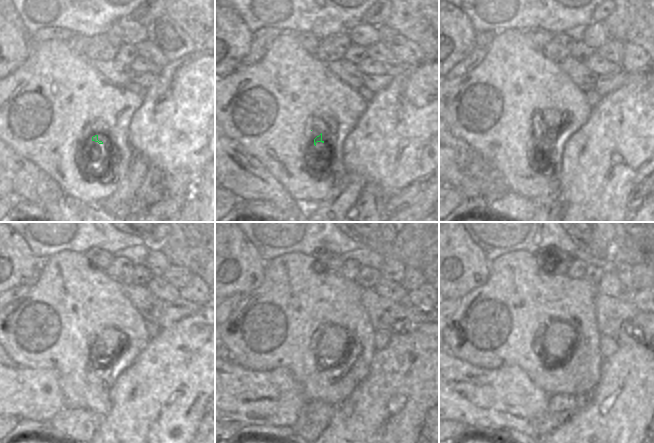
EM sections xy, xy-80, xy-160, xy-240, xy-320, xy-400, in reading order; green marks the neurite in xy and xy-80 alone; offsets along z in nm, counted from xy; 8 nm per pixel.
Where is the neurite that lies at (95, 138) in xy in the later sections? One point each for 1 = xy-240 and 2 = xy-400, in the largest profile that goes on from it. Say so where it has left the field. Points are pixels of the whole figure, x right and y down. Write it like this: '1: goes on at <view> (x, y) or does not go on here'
1: goes on at xy-240 (109, 339)
2: goes on at xy-400 (559, 335)

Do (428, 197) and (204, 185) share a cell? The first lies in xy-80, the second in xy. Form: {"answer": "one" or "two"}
{"answer": "two"}

